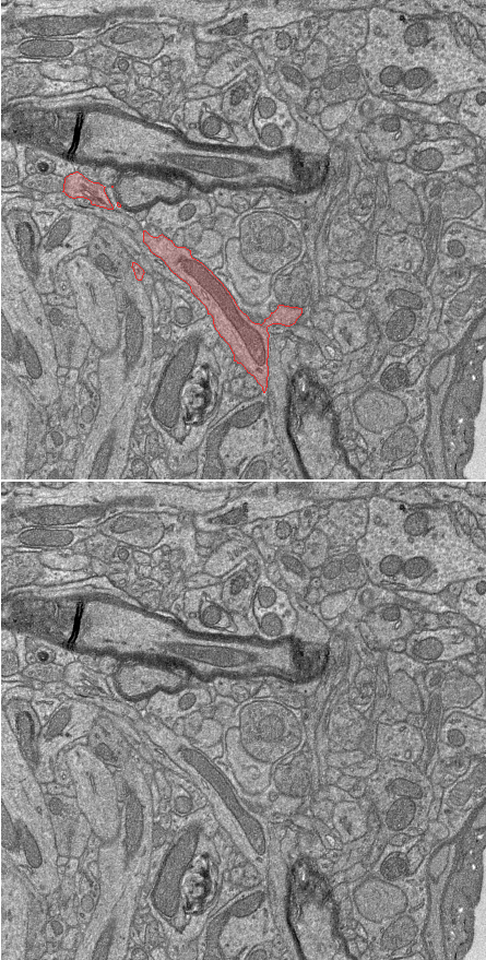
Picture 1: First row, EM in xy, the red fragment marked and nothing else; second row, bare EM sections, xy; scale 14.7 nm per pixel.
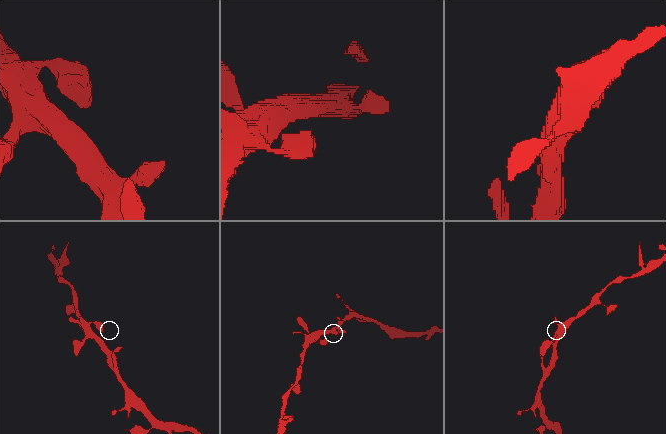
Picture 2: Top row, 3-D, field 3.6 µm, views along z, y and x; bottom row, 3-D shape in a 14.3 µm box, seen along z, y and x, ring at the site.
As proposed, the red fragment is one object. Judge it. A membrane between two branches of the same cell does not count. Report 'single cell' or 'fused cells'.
single cell

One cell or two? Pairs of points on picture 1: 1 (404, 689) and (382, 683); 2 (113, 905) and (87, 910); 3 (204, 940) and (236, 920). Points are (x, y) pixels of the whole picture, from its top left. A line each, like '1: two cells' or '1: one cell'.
1: two cells
2: two cells
3: one cell

